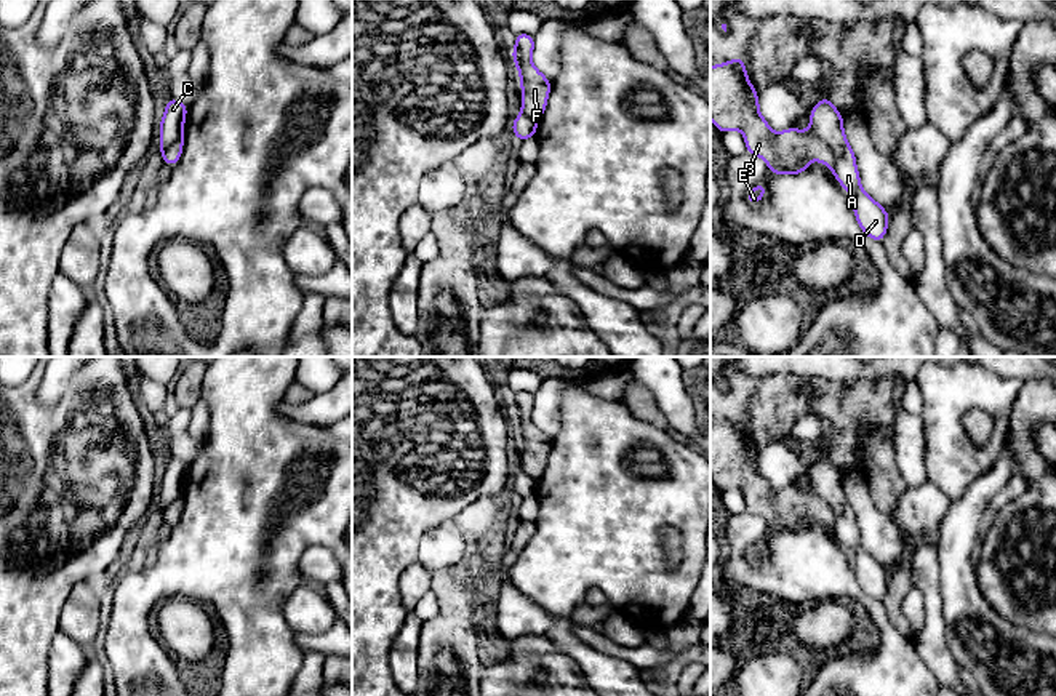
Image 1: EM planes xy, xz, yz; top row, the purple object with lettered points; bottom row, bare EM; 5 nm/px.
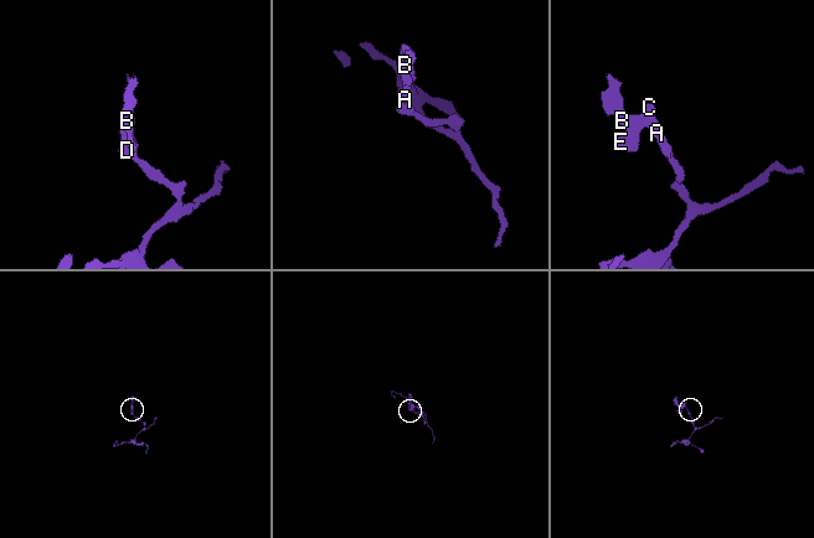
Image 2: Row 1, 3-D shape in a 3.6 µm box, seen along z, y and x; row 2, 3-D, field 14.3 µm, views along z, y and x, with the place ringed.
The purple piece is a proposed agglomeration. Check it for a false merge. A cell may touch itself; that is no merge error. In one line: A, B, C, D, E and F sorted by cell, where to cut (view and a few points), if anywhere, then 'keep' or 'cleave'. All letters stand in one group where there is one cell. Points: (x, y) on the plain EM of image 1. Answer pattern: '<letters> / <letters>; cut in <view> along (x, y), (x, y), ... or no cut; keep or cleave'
A C D / B E F; cut in yz along (812, 488), (829, 506), (834, 519), (832, 525); cleave

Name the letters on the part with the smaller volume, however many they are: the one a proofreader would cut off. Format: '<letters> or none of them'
B, E, F

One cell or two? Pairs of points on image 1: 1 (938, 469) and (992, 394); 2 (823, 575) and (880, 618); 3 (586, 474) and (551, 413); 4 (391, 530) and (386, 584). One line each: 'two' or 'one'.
1: one
2: one
3: two
4: one

